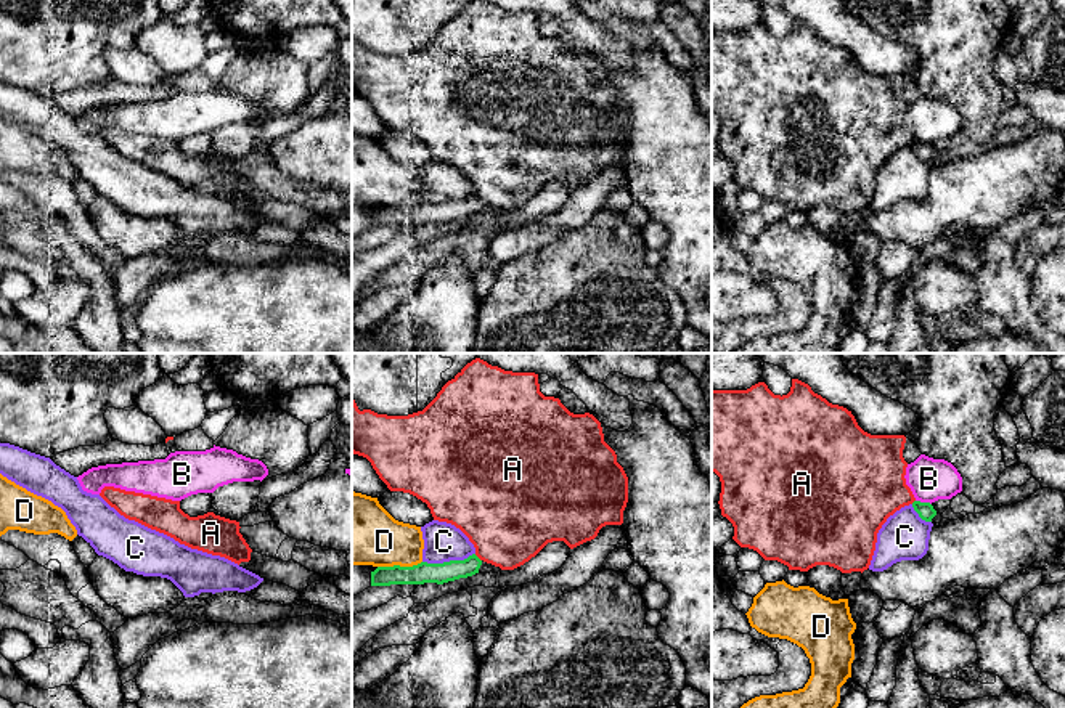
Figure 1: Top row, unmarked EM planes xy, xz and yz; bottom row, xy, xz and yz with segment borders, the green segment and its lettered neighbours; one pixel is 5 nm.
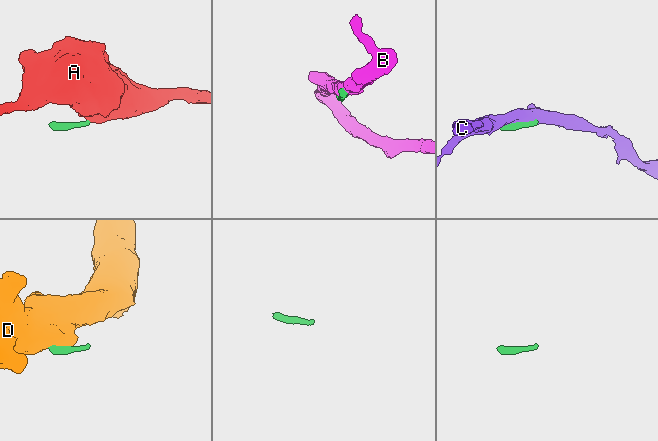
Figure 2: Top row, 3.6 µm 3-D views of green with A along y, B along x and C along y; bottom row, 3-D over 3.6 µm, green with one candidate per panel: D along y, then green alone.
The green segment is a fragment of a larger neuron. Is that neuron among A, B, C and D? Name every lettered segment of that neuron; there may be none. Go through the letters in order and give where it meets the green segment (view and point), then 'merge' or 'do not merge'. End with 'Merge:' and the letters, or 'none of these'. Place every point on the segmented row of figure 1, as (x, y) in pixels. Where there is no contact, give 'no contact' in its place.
A: meets green in xz at (477, 557); do not merge
B: meets green in yz at (924, 503); do not merge
C: meets green in xz at (450, 561); do not merge
D: meets green in xz at (399, 565); do not merge
Merge: none of these

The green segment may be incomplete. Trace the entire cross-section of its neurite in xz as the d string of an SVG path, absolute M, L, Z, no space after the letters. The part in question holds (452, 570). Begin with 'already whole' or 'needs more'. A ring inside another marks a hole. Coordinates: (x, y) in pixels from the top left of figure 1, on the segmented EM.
needs more; M475 554L464 560L450 560L443 564L421 562L413 567L377 567L371 572L371 586L390 586L390 584L424 584L437 583L443 584L459 578L467 578L475 573L498 573L500 567L480 560Z

